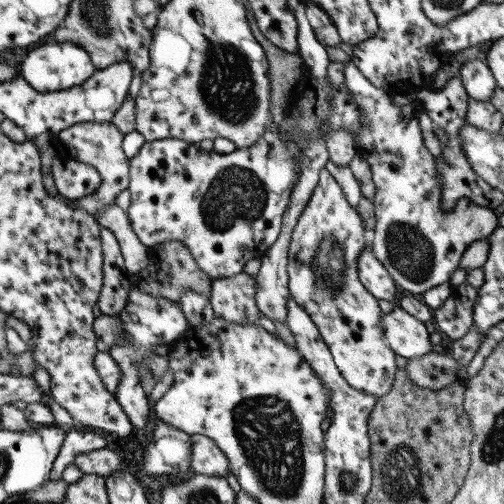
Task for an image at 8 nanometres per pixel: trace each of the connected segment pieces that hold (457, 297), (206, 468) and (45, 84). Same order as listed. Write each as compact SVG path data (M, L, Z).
M470 284L452 286L450 297L438 309L434 309L434 320L439 331L452 340L462 338L473 327L473 309L477 300L477 289Z
M191 434L191 468L194 473L224 477L231 472L227 456L207 436Z
M46 42L29 51L21 64L23 77L40 92L66 90L86 82L96 67L87 50L73 42Z

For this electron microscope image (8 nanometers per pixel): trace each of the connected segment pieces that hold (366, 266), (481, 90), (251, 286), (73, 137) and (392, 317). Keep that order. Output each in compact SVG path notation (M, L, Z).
M367 247L358 257L358 275L363 286L378 300L395 302L397 286L394 279L388 273Z
M472 59L459 70L459 74L469 98L480 102L491 99L497 84L488 65L479 59Z
M241 273L211 282L209 296L215 316L236 324L257 324L261 319L255 305L256 277Z
M83 122L55 134L54 146L56 146L57 158L62 161L79 160L93 166L100 175L100 186L92 194L69 200L73 202L73 206L79 206L92 217L101 208L115 204L116 196L129 187L129 158L122 148L123 138L124 134L111 122Z
M396 306L390 313L383 313L383 325L384 338L398 356L407 359L424 357L434 350L424 323L402 308Z

